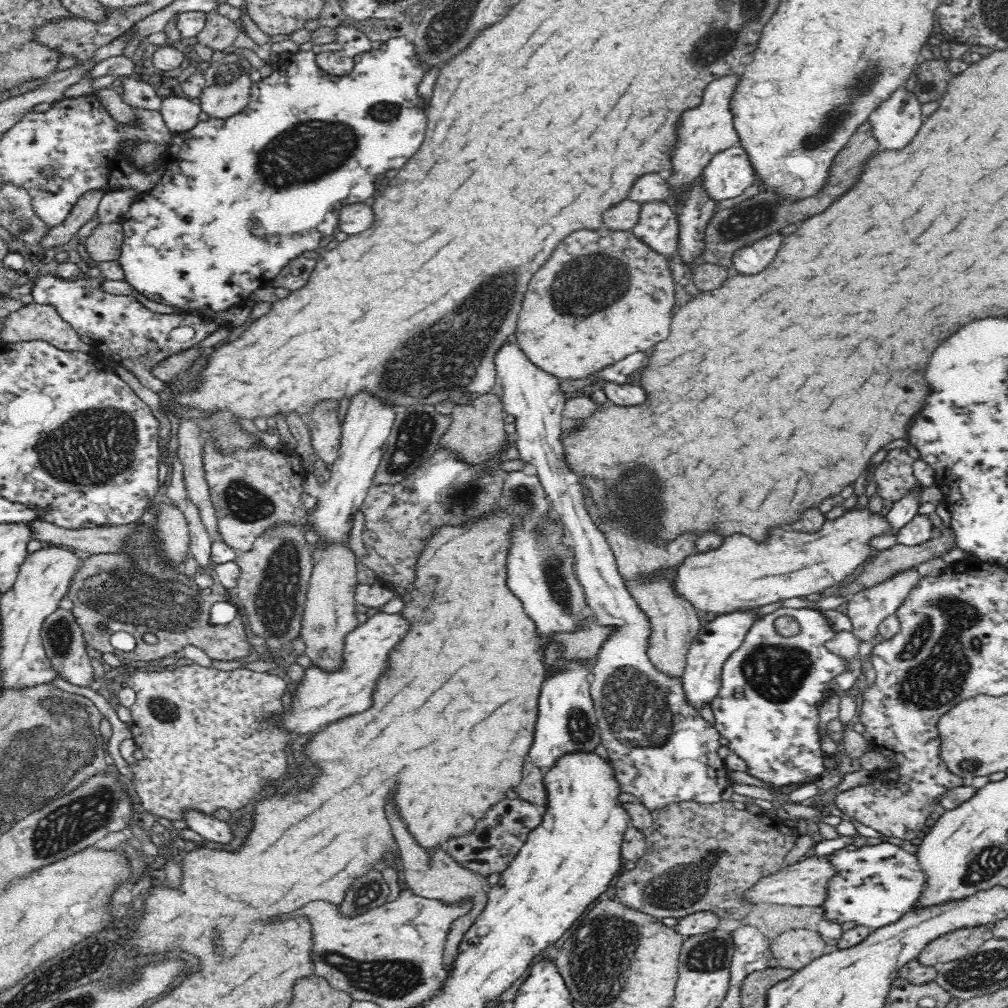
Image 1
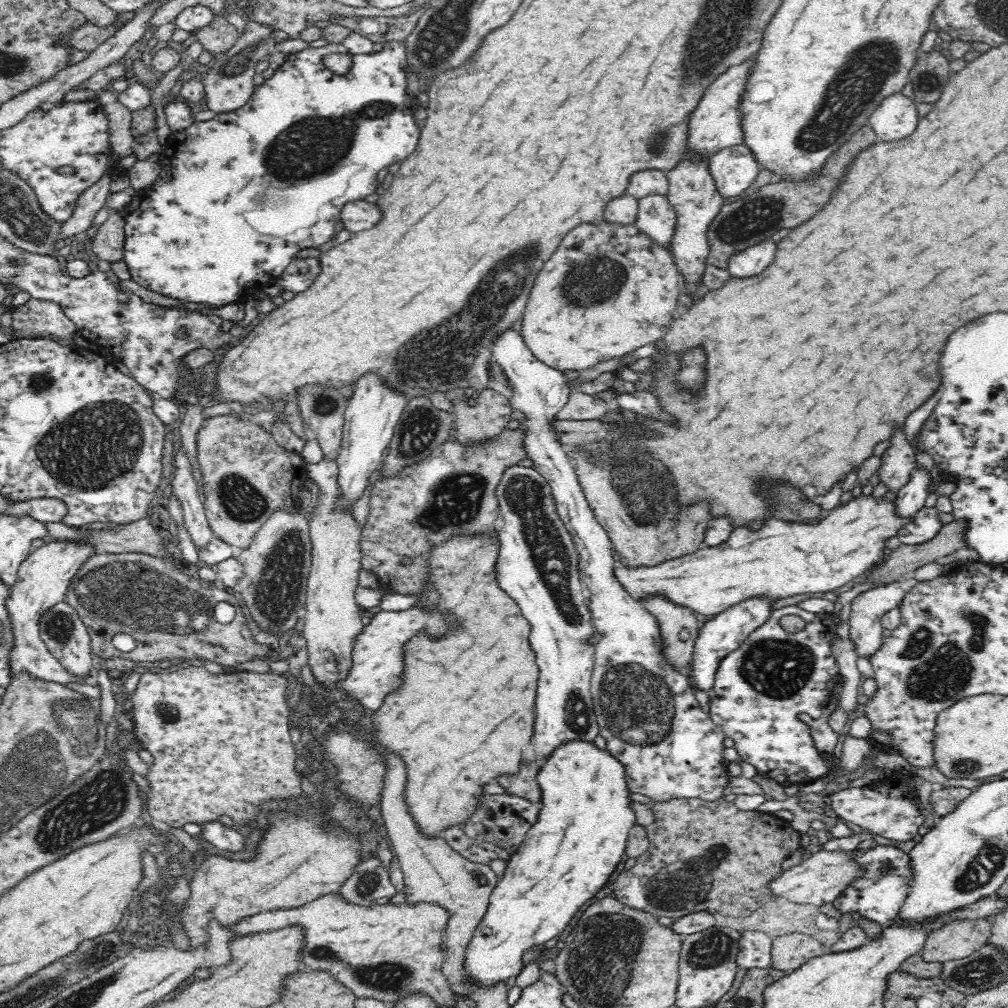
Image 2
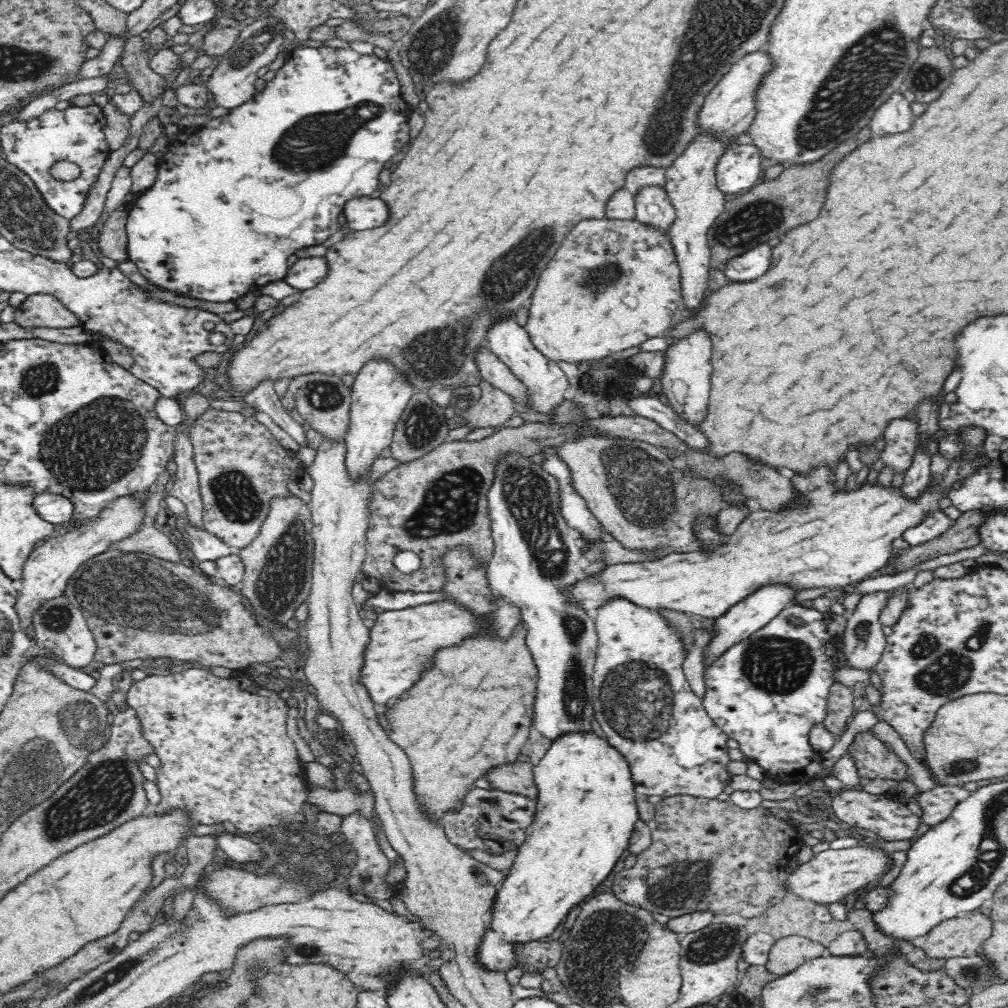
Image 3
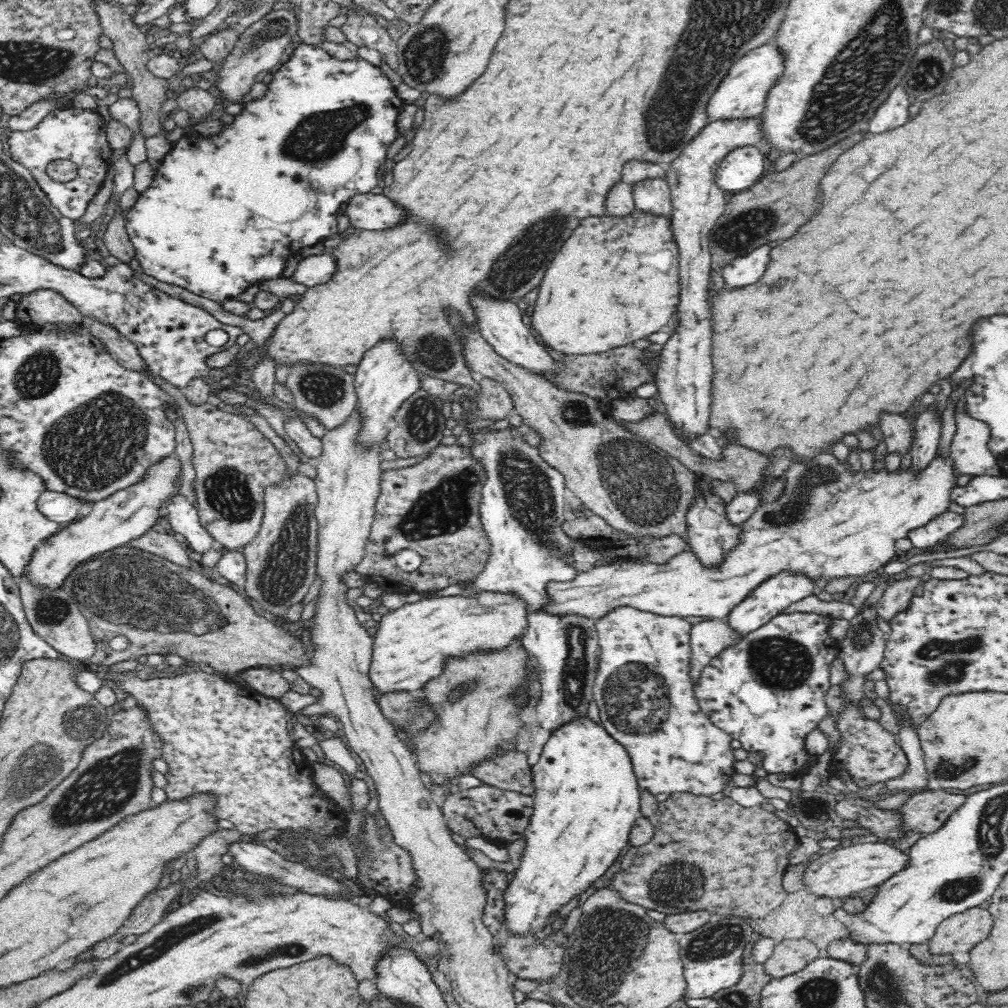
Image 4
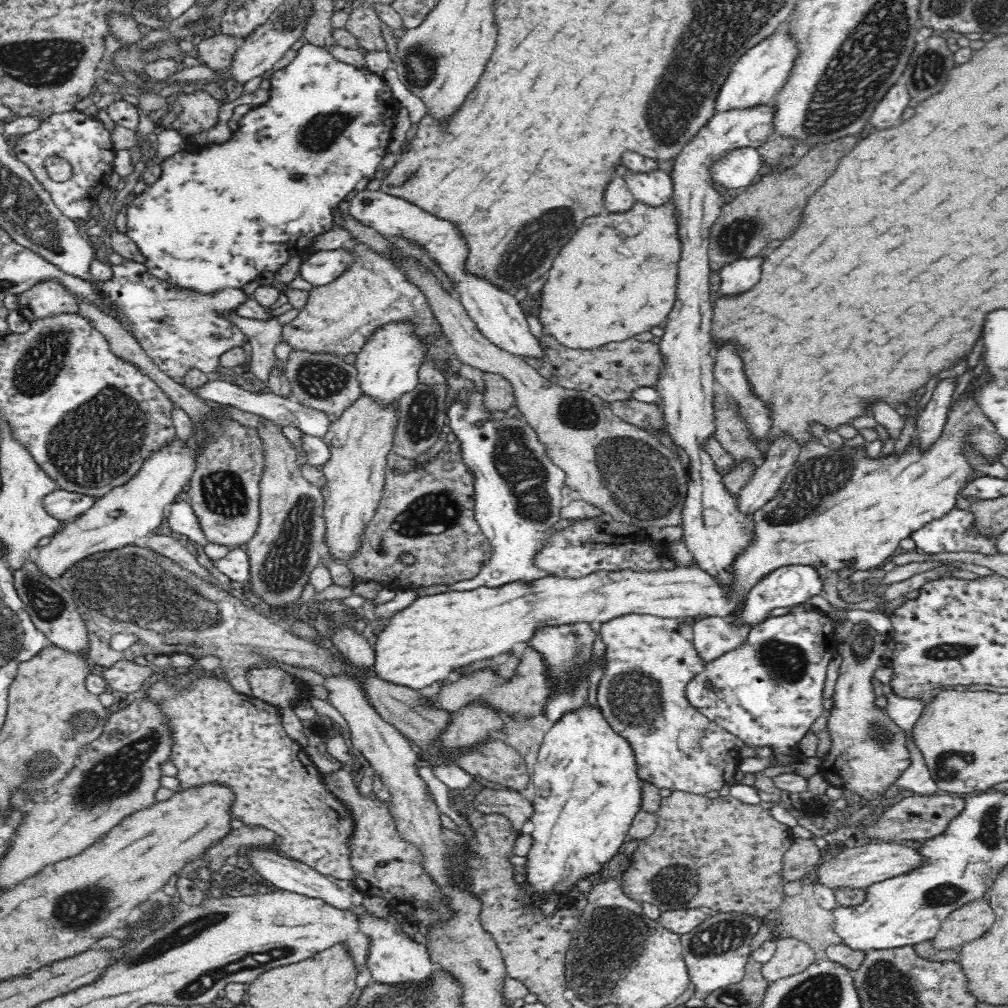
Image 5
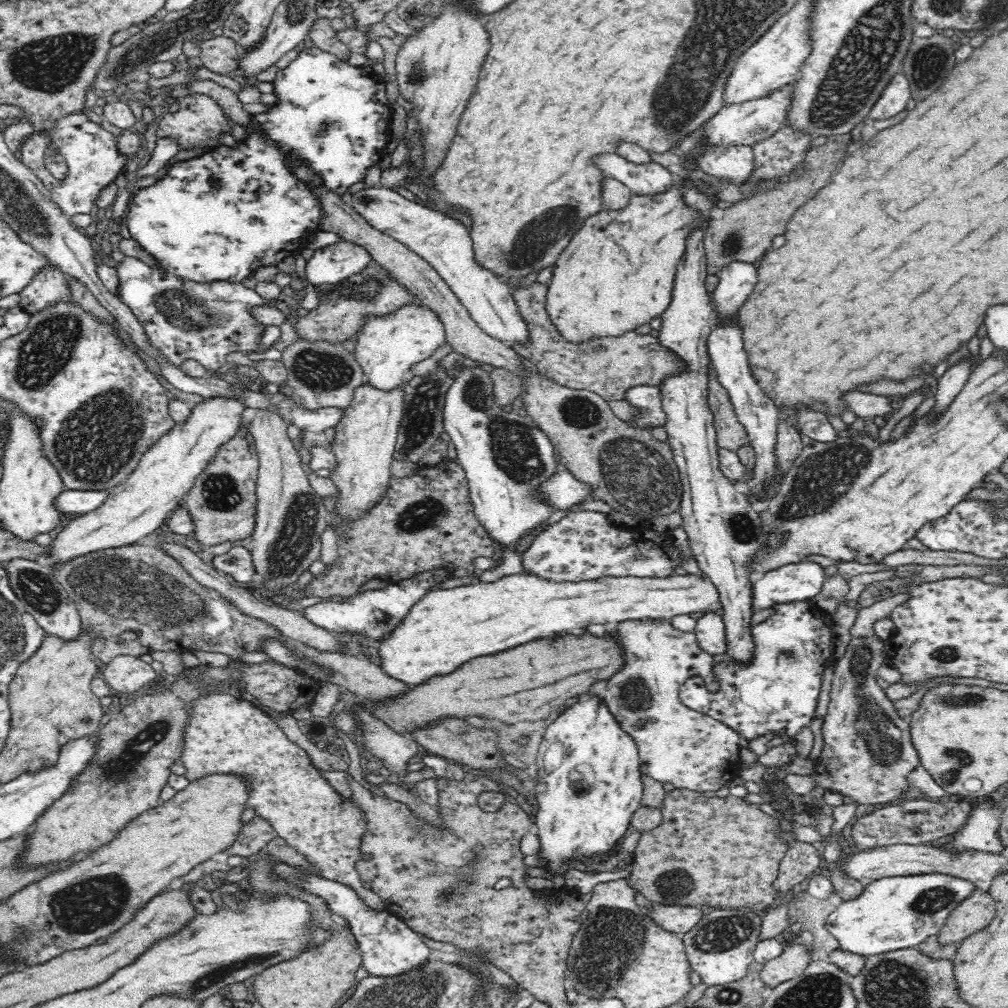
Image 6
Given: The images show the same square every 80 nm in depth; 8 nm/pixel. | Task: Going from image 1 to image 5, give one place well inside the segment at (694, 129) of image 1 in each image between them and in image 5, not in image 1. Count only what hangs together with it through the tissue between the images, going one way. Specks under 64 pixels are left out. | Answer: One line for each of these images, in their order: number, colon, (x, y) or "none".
2: (717, 123)
3: (728, 110)
4: (744, 91)
5: (762, 71)

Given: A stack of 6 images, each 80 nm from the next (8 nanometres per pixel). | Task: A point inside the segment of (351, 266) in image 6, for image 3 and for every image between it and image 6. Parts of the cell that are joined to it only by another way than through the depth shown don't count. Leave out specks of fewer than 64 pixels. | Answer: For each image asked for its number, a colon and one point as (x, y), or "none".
3: (304, 273)
4: (315, 270)
5: (325, 266)

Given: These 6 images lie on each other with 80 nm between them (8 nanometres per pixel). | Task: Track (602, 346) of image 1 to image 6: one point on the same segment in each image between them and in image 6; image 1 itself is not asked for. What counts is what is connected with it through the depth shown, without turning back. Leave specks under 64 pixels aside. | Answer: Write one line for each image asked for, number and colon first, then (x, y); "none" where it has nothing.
2: (580, 313)
3: (613, 284)
4: (616, 280)
5: (617, 277)
6: (617, 273)

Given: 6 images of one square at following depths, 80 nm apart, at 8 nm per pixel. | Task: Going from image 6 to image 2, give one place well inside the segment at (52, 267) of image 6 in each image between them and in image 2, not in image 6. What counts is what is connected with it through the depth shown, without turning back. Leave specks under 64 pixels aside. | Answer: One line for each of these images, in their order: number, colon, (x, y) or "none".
2: (37, 318)
3: (39, 310)
4: (46, 305)
5: (50, 297)

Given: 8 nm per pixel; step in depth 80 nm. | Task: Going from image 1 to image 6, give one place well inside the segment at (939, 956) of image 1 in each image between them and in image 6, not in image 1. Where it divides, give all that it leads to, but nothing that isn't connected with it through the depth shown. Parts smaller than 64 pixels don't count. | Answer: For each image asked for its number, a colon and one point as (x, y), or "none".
2: (958, 938)
3: (961, 936)
4: (960, 931)
5: (973, 919)
6: (972, 914)

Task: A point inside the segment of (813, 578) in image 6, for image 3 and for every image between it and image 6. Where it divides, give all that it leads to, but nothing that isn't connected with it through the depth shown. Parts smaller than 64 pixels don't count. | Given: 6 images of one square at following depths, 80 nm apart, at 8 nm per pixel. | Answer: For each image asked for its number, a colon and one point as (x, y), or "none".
3: (759, 608)
4: (777, 592)
5: (790, 585)

